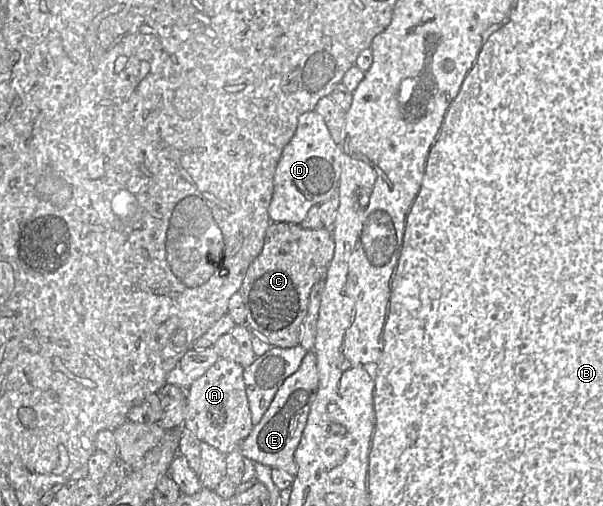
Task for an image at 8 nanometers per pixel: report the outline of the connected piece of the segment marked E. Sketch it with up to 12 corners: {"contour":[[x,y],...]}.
{"contour":[[304,356],[239,444],[254,462],[295,478],[295,450],[319,386]]}

